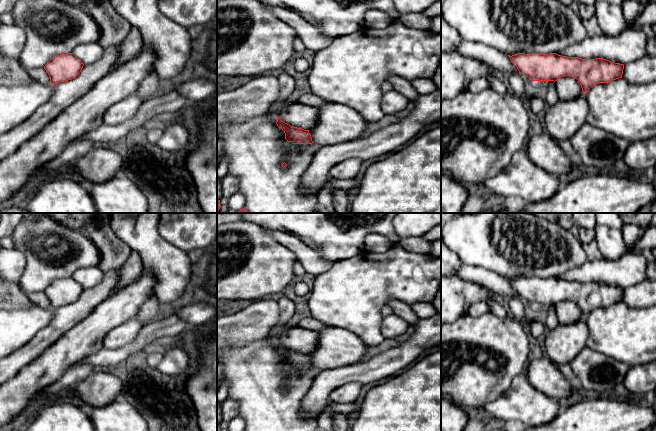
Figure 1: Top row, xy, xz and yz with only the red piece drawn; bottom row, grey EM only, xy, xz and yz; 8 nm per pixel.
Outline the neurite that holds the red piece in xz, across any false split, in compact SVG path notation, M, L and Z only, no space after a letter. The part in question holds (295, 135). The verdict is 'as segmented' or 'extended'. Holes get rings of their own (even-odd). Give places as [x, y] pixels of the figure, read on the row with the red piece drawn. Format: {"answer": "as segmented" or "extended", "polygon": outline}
{"answer": "as segmented", "polygon": "M276 116L276 124L279 128L281 128L285 133L285 139L288 142L292 142L293 144L312 144L311 135L309 130L304 130L302 128L293 127L284 121L282 121L279 117Z"}

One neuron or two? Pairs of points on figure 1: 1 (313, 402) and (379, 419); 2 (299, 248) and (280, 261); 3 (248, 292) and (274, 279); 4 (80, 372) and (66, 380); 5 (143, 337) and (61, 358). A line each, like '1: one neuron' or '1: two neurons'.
1: two neurons
2: two neurons
3: one neuron
4: one neuron
5: two neurons

